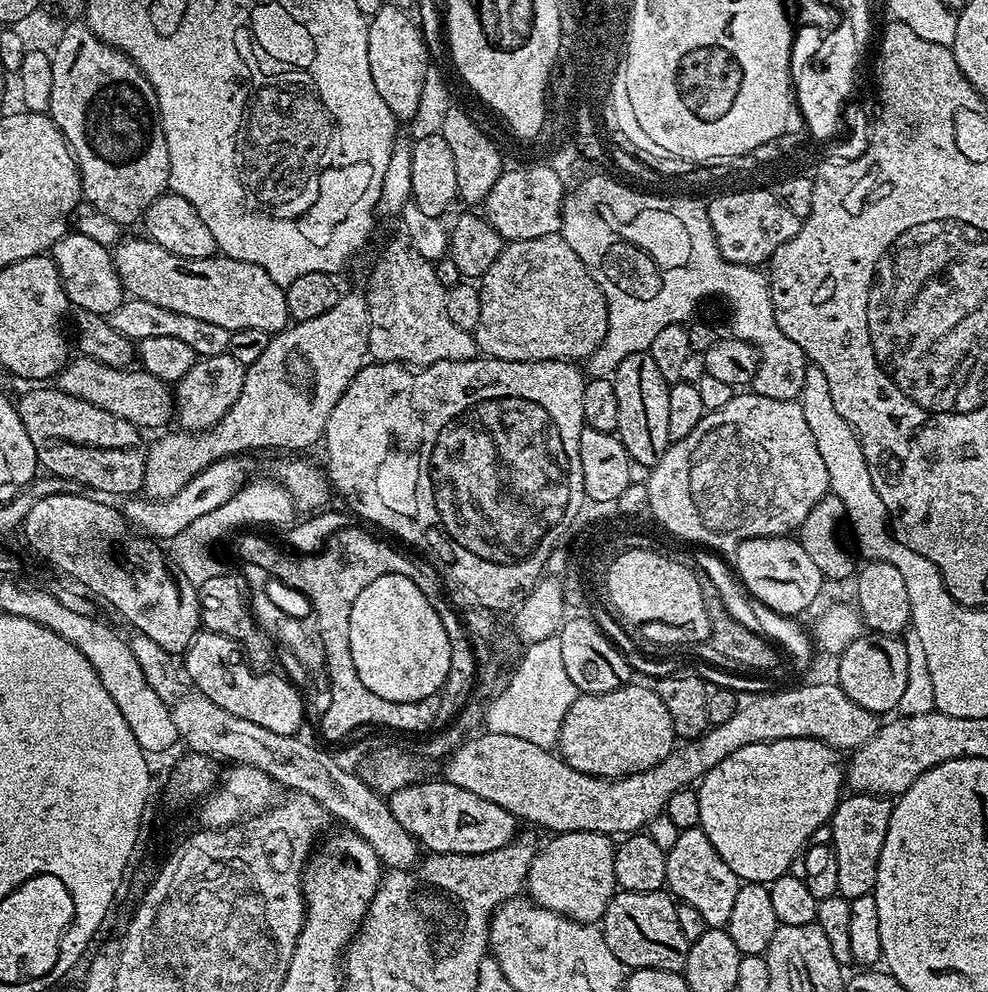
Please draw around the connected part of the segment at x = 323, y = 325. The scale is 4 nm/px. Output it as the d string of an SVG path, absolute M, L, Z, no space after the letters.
M363 294L341 295L337 306L326 310L326 314L318 314L318 318L301 320L277 332L271 337L266 350L258 360L245 367L242 394L238 394L238 402L230 406L230 410L213 428L205 428L203 432L187 430L165 431L156 441L147 445L148 457L144 471L143 495L149 500L168 500L190 478L194 478L202 470L206 470L216 460L226 456L240 456L244 452L252 452L255 448L277 448L280 454L300 454L303 448L311 444L319 445L324 438L326 422L330 422L330 413L338 406L338 398L346 394L346 386L362 370L368 355L368 331L370 330L370 314L367 297Z

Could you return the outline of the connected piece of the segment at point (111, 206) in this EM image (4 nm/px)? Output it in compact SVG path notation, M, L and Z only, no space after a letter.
M69 23L55 52L51 55L53 78L47 115L58 126L80 171L83 199L93 204L106 218L114 218L121 226L141 219L144 211L157 198L165 195L170 178L170 150L166 150L166 134L160 125L158 98L154 86L139 66L117 48L102 42L90 31L87 23Z

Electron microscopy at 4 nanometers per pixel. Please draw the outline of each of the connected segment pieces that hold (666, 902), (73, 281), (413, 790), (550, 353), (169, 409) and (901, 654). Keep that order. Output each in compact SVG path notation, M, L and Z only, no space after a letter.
M617 891L606 906L602 931L610 950L623 962L625 969L653 968L683 973L690 941L678 926L677 901L667 891Z
M72 230L50 249L50 255L58 266L60 281L73 309L90 310L98 316L108 317L125 300L126 293L116 273L113 253L102 246L102 242L94 242L86 238L86 234Z
M443 778L426 780L391 793L388 808L394 814L394 818L398 818L398 822L402 822L402 826L408 830L408 833L429 853L482 854L492 848L506 846L508 841L517 835L516 817L502 810L502 806L494 806L494 802L486 802L486 798L478 798L478 794L470 794L470 790L462 790L462 786L454 786L449 780Z
M563 235L505 243L494 266L479 277L478 289L481 313L474 335L476 347L485 357L510 362L580 362L604 347L606 298Z
M80 354L69 359L68 363L60 369L54 384L61 392L70 394L74 398L82 398L82 402L90 402L130 422L138 429L160 427L163 429L166 426L163 424L173 421L176 411L173 389L166 382L162 382L162 378L154 378L154 374L143 370L132 371L131 367L115 368L104 365L94 357Z
M861 634L857 640L850 642L846 650L840 653L836 668L835 679L838 681L840 689L862 710L870 710L877 714L883 712L895 713L898 709L898 701L902 699L902 694L906 690L906 643L900 636L881 636L879 634Z

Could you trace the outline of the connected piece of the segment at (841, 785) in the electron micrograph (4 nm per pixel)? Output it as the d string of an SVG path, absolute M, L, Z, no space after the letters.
M782 738L774 742L754 742L754 746L742 746L742 750L734 750L734 754L722 758L722 762L718 762L718 766L714 766L709 772L704 773L698 784L700 794L698 798L699 827L706 834L706 838L710 838L714 850L718 850L722 862L726 862L726 866L730 866L730 870L734 870L734 874L740 881L769 885L779 876L789 875L794 858L802 855L806 845L811 841L814 830L818 830L818 826L829 823L834 810L840 805L842 793L846 788L846 764L843 759L841 761L840 759L842 759L841 753L821 740L815 740L814 738Z

